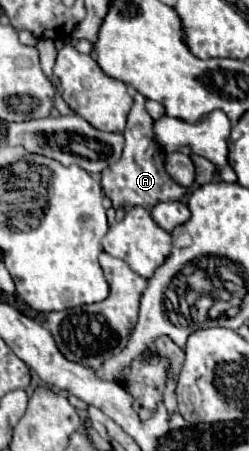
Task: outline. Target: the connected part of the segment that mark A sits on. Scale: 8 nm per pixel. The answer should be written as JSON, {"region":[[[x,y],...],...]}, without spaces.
{"region":[[[133,93],[133,107],[127,117],[127,127],[123,131],[123,137],[125,137],[125,149],[121,159],[101,173],[101,187],[105,195],[111,199],[115,209],[125,207],[125,211],[129,211],[131,207],[141,205],[149,211],[151,207],[155,207],[155,203],[179,201],[189,193],[187,187],[175,183],[165,171],[165,153],[155,141],[153,119],[145,111],[145,97],[141,93]]]}

